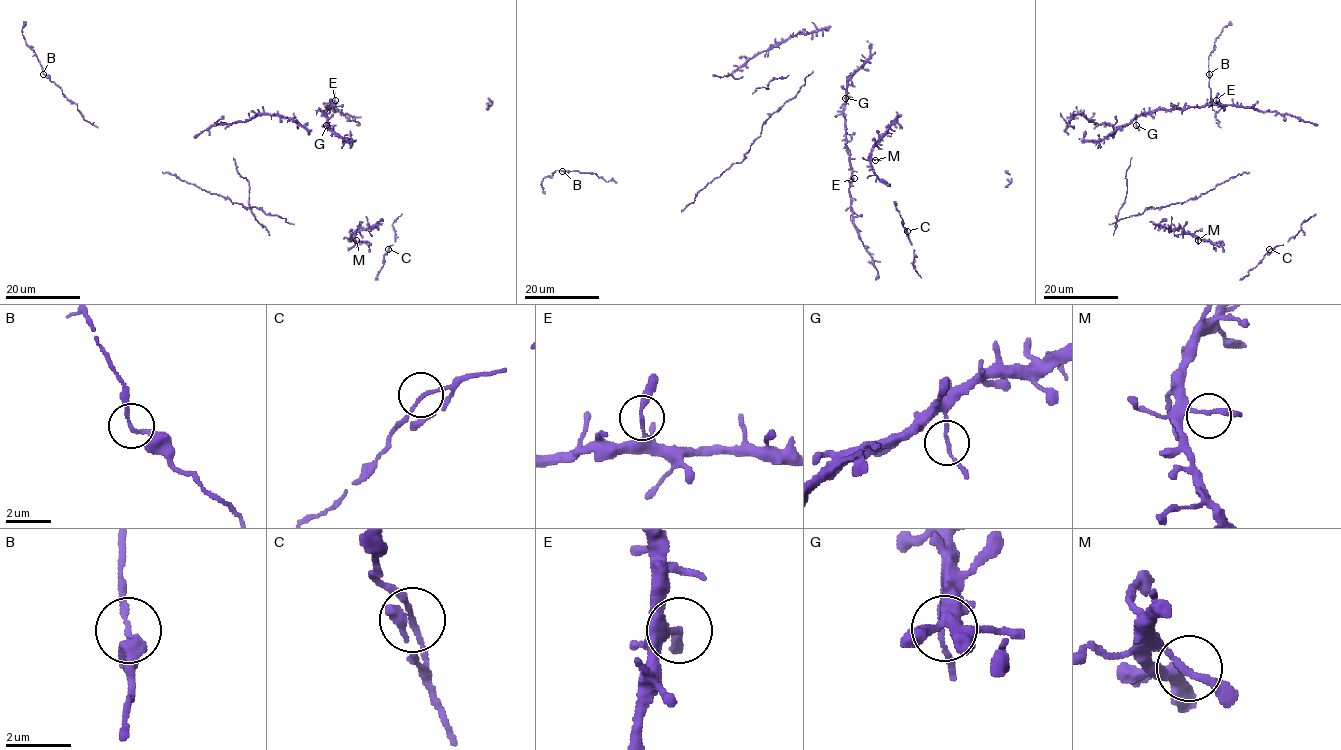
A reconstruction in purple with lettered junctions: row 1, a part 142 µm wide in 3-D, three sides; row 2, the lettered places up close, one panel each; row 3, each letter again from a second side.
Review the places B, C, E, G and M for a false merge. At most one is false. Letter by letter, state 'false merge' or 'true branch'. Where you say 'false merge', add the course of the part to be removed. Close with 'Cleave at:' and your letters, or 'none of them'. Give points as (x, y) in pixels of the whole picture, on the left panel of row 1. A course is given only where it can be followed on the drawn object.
B: true branch
C: true branch
E: true branch
G: true branch
M: true branch
Cleave at: none of them

